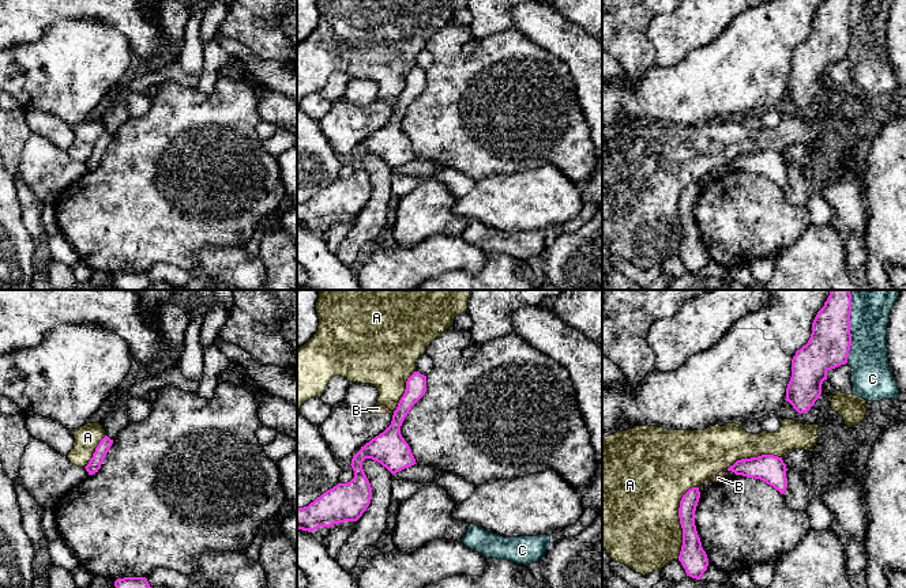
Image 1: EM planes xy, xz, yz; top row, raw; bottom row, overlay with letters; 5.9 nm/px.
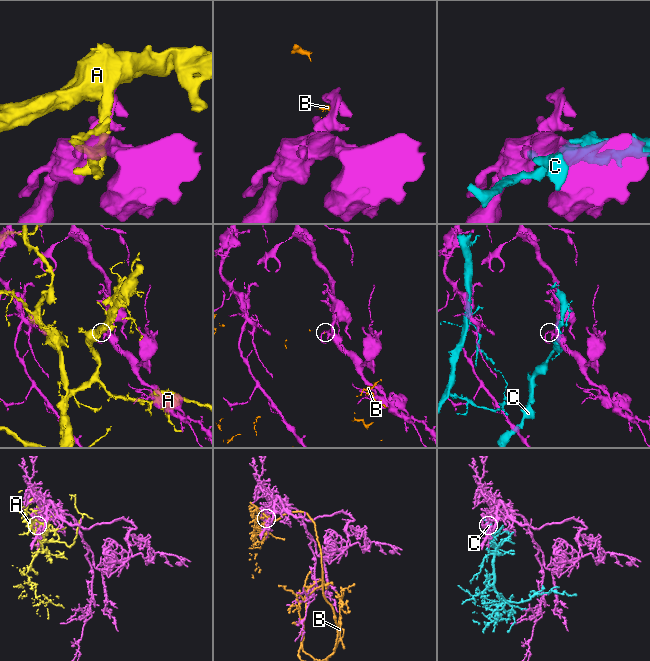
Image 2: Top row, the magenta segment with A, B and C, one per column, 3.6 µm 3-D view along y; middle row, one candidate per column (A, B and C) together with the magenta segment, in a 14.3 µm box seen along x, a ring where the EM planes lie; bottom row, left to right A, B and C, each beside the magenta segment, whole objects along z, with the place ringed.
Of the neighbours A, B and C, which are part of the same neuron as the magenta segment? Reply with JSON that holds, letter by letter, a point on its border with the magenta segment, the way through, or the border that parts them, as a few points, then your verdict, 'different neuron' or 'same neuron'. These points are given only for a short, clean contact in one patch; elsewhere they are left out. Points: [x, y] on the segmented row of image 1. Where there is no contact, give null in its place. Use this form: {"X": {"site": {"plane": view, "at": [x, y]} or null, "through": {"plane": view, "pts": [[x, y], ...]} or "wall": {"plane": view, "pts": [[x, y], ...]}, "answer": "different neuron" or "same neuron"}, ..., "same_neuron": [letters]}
{"A": {"site": {"plane": "yz", "at": [680, 519]}, "answer": "different neuron"}, "B": {"site": {"plane": "xz", "at": [394, 414]}, "answer": "different neuron"}, "C": {"site": {"plane": "yz", "at": [849, 327]}, "answer": "different neuron"}, "same_neuron": []}

